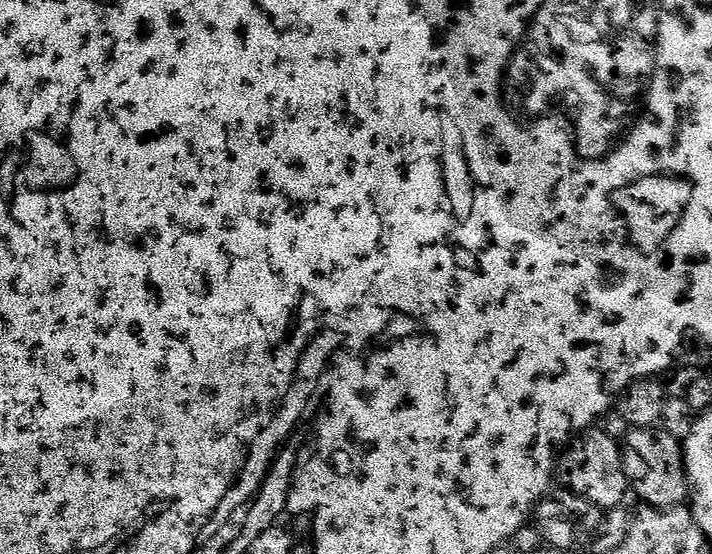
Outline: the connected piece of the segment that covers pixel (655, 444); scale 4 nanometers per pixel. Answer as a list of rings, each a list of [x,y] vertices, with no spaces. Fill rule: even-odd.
[[[629,427],[620,444],[622,466],[626,470],[629,489],[649,508],[674,508],[683,505],[688,499],[688,479],[684,473],[684,450],[681,441],[675,440],[659,427],[633,428]]]

